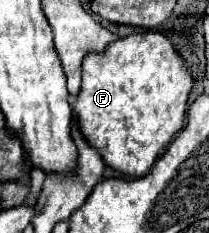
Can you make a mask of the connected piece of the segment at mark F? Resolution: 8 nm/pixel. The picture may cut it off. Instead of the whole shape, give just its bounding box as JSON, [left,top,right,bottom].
[72,32,192,176]

